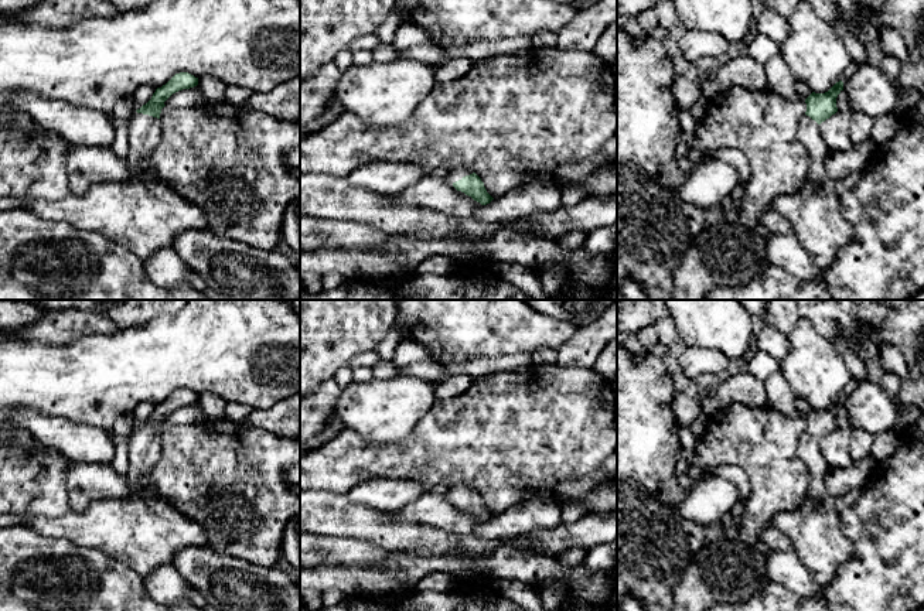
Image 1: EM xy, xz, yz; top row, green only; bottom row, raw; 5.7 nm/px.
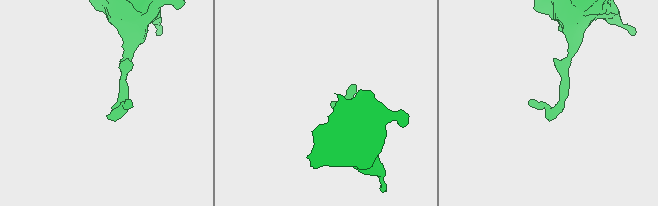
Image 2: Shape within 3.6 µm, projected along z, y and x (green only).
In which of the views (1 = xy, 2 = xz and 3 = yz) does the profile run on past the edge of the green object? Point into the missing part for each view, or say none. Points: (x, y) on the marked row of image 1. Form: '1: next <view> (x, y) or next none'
1: next xy (142, 214)
2: next xz (454, 174)
3: next yz (814, 212)

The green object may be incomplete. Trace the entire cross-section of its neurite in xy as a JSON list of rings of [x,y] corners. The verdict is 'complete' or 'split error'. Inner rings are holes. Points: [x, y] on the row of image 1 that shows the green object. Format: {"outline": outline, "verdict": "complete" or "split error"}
{"outline": [[[188,72],[175,74],[166,85],[157,88],[151,99],[132,113],[127,126],[127,164],[133,174],[115,182],[93,184],[83,195],[69,192],[61,199],[48,201],[40,198],[24,198],[25,209],[45,221],[67,222],[72,226],[100,233],[109,240],[133,252],[142,260],[164,248],[173,248],[174,239],[190,229],[207,229],[208,218],[204,211],[184,199],[157,175],[144,168],[151,151],[161,140],[160,113],[164,102],[175,92],[198,85],[198,78]]], "verdict": "split error"}

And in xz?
{"outline": [[[456,167],[449,170],[449,181],[457,191],[464,192],[481,205],[490,204],[494,198],[487,192],[481,178],[466,167]]], "verdict": "split error"}

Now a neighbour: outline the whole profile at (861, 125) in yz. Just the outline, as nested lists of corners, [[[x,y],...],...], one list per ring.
[[[852,112],[850,117],[850,139],[853,146],[870,140],[874,119],[857,112]]]

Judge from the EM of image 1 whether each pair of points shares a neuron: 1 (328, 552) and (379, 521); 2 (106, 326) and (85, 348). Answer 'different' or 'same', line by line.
1: different
2: different

